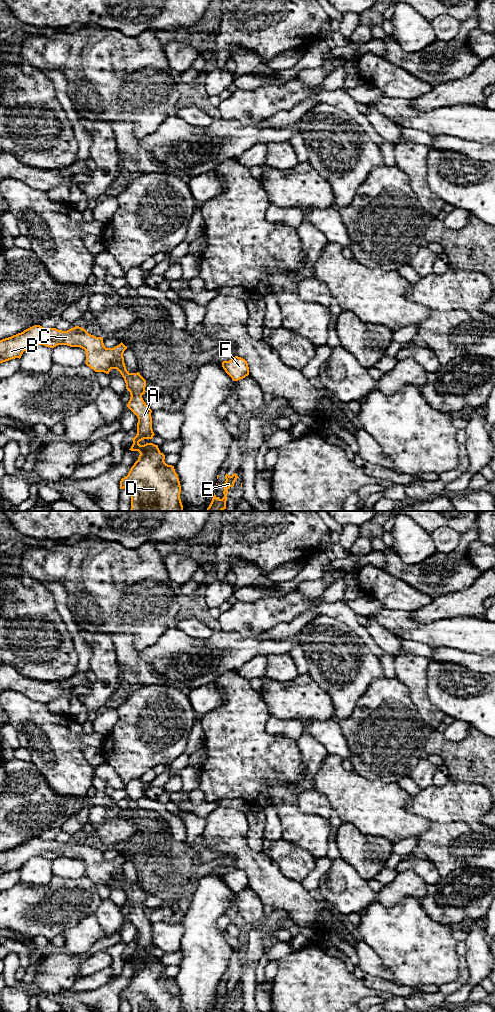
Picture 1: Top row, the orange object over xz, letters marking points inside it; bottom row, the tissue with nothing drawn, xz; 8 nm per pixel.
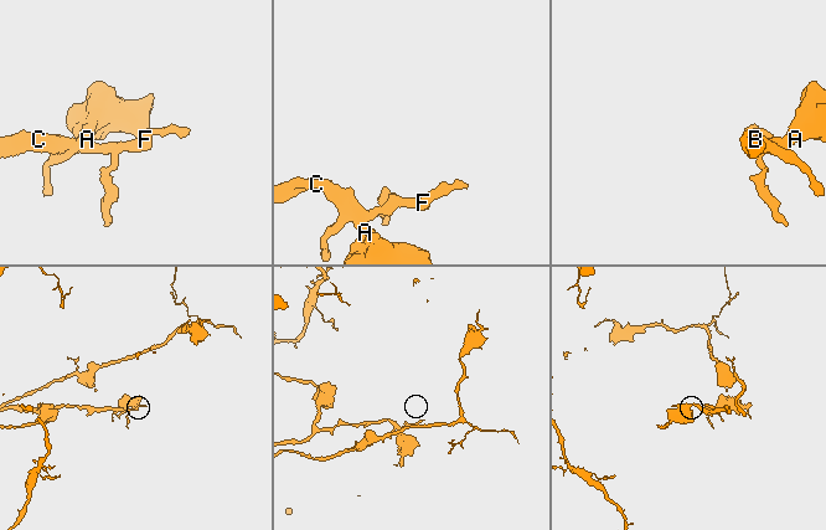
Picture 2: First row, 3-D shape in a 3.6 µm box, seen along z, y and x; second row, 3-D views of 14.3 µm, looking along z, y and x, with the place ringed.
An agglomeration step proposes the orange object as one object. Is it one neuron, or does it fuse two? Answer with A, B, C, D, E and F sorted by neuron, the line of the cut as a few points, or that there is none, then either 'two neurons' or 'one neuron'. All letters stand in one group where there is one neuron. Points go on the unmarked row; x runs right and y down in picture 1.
A B C D E F | no cut | one neuron

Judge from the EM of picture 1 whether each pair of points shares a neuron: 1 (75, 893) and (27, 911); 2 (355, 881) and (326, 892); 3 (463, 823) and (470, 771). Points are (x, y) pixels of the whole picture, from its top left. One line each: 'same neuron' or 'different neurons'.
1: same neuron
2: same neuron
3: different neurons

